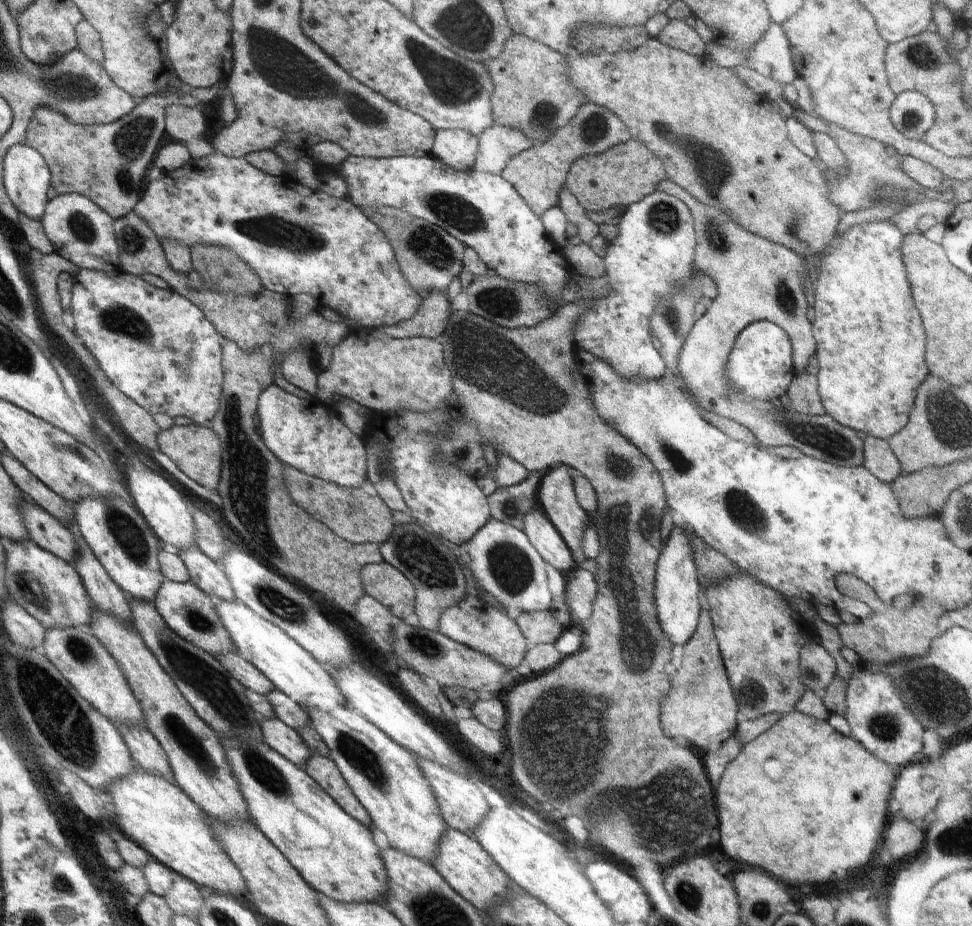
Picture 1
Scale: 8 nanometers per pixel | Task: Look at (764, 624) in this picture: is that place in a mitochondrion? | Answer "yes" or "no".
no

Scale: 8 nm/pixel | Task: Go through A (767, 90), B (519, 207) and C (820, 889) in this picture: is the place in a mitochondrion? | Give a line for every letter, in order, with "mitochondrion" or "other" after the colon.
A: other
B: other
C: other

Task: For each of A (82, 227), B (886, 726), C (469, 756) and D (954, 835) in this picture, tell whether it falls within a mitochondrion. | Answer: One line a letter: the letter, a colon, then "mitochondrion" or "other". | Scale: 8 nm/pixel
A: mitochondrion
B: mitochondrion
C: other
D: mitochondrion

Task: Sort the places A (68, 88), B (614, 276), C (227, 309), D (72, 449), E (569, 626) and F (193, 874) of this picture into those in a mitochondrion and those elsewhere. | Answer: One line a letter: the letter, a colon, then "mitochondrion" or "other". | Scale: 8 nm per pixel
A: mitochondrion
B: other
C: mitochondrion
D: mitochondrion
E: other
F: other

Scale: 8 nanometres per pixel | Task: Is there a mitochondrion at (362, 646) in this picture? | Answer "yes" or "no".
no

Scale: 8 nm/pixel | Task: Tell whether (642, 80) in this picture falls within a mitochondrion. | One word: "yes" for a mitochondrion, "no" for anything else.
no

